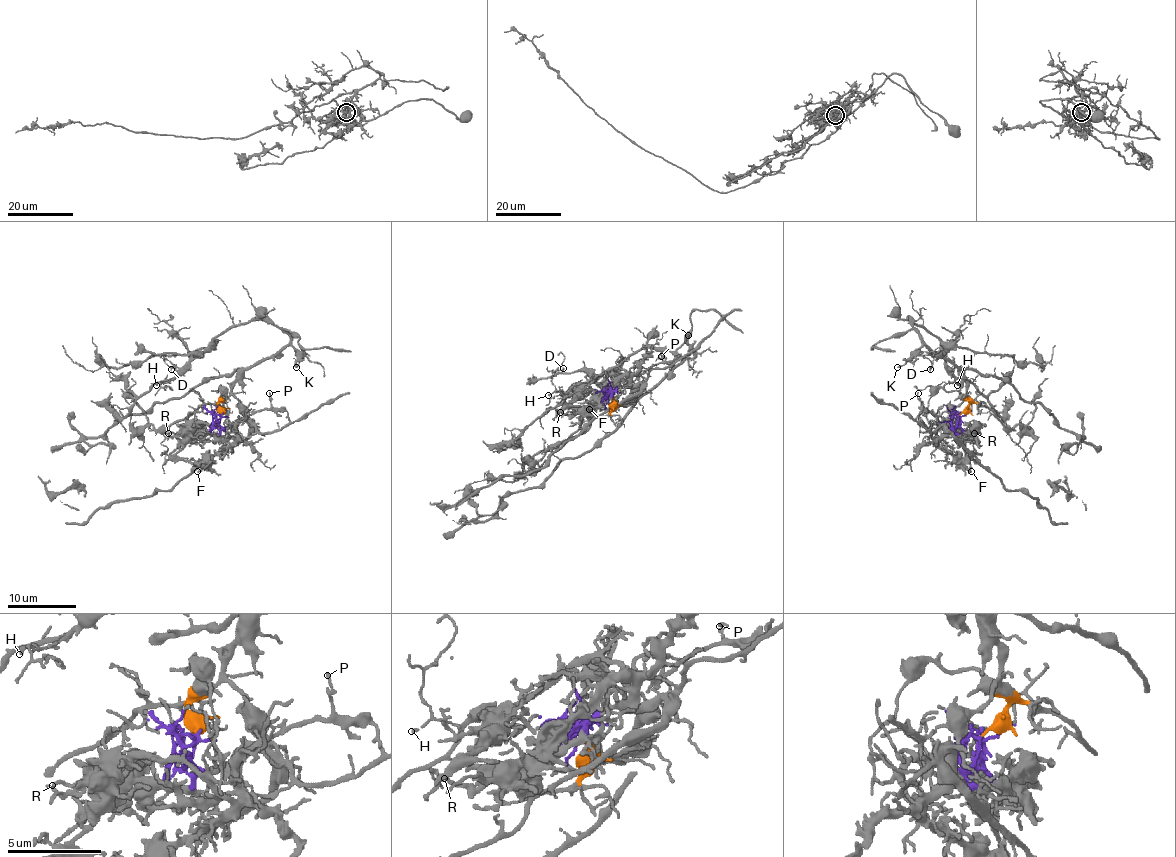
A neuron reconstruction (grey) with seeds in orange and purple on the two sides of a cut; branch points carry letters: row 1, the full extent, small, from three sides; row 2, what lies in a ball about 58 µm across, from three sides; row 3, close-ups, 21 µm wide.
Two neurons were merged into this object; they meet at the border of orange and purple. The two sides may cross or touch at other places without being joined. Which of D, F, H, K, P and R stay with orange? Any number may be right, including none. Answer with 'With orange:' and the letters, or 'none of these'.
With orange: D, H, K

